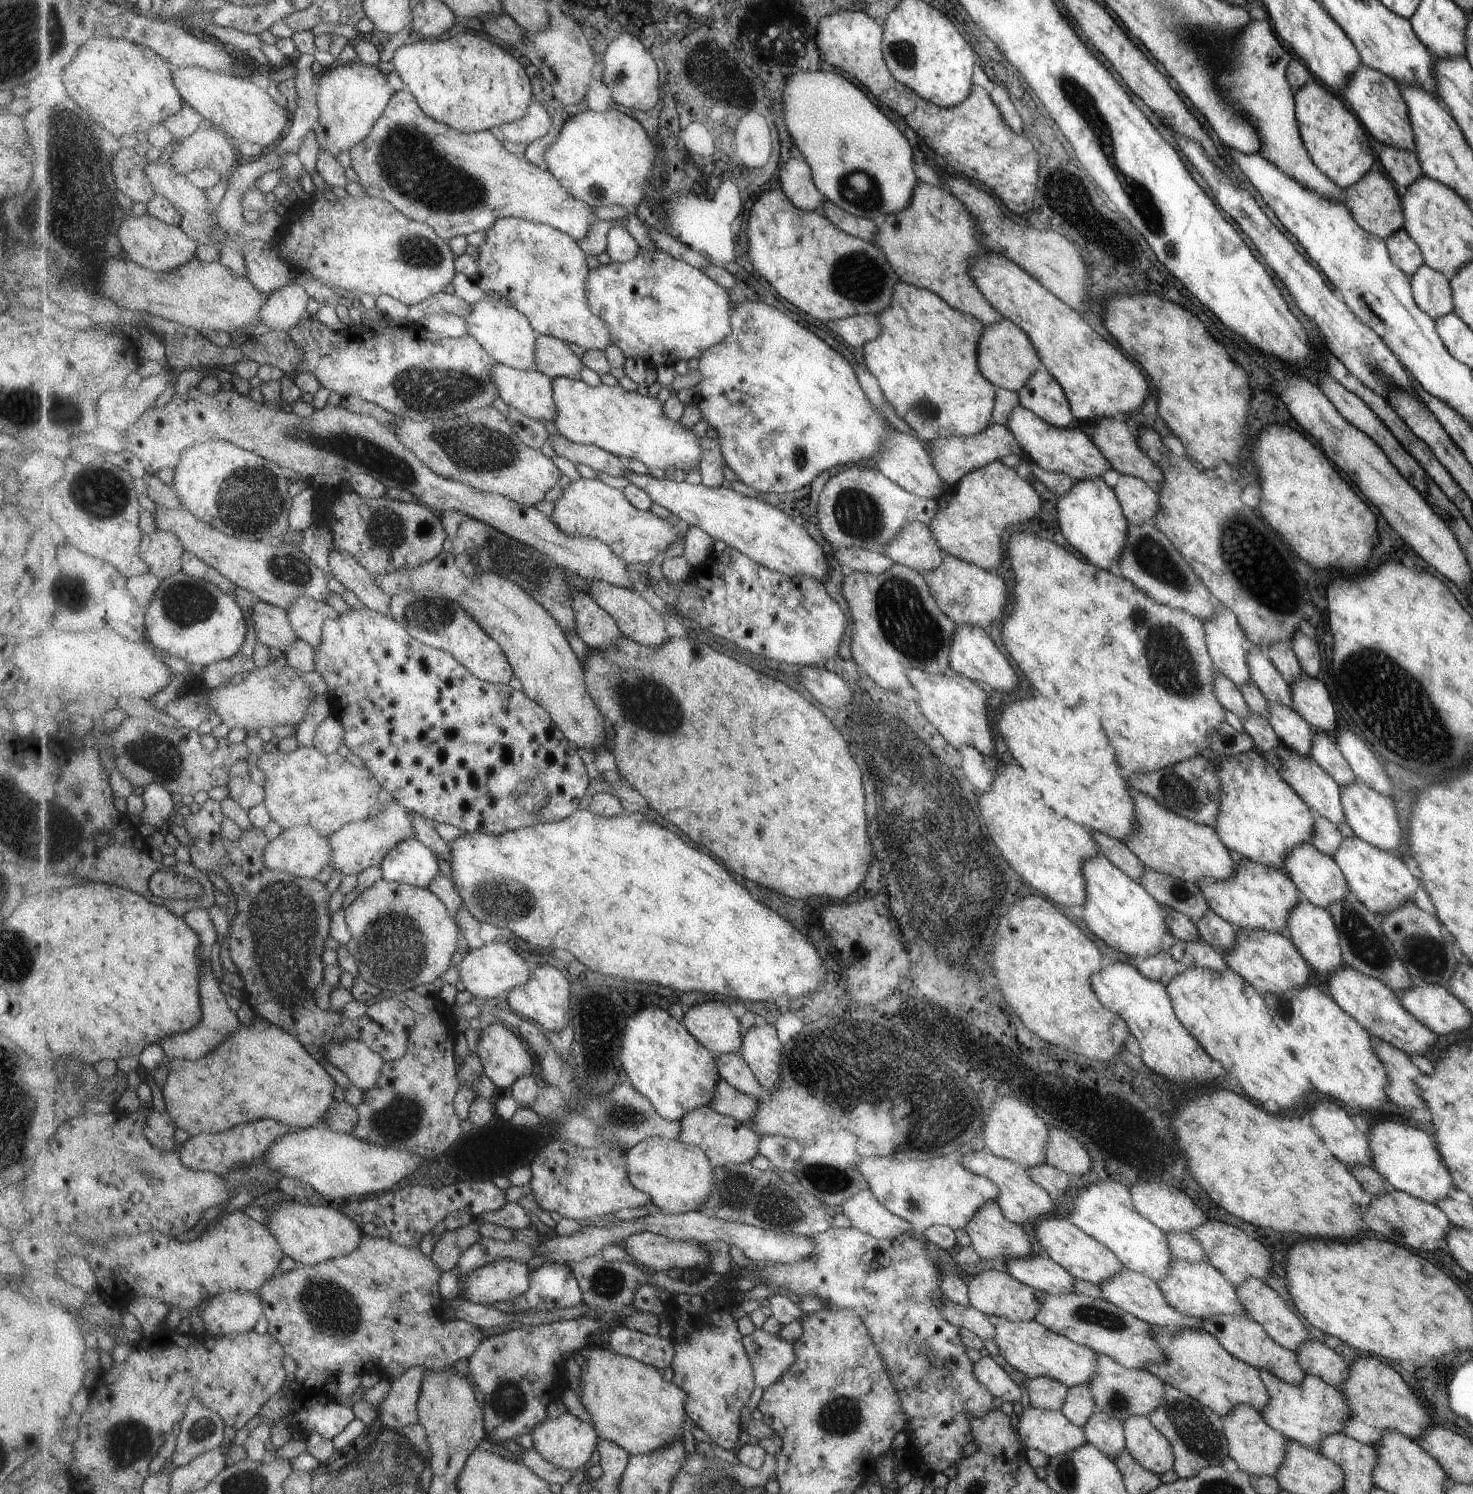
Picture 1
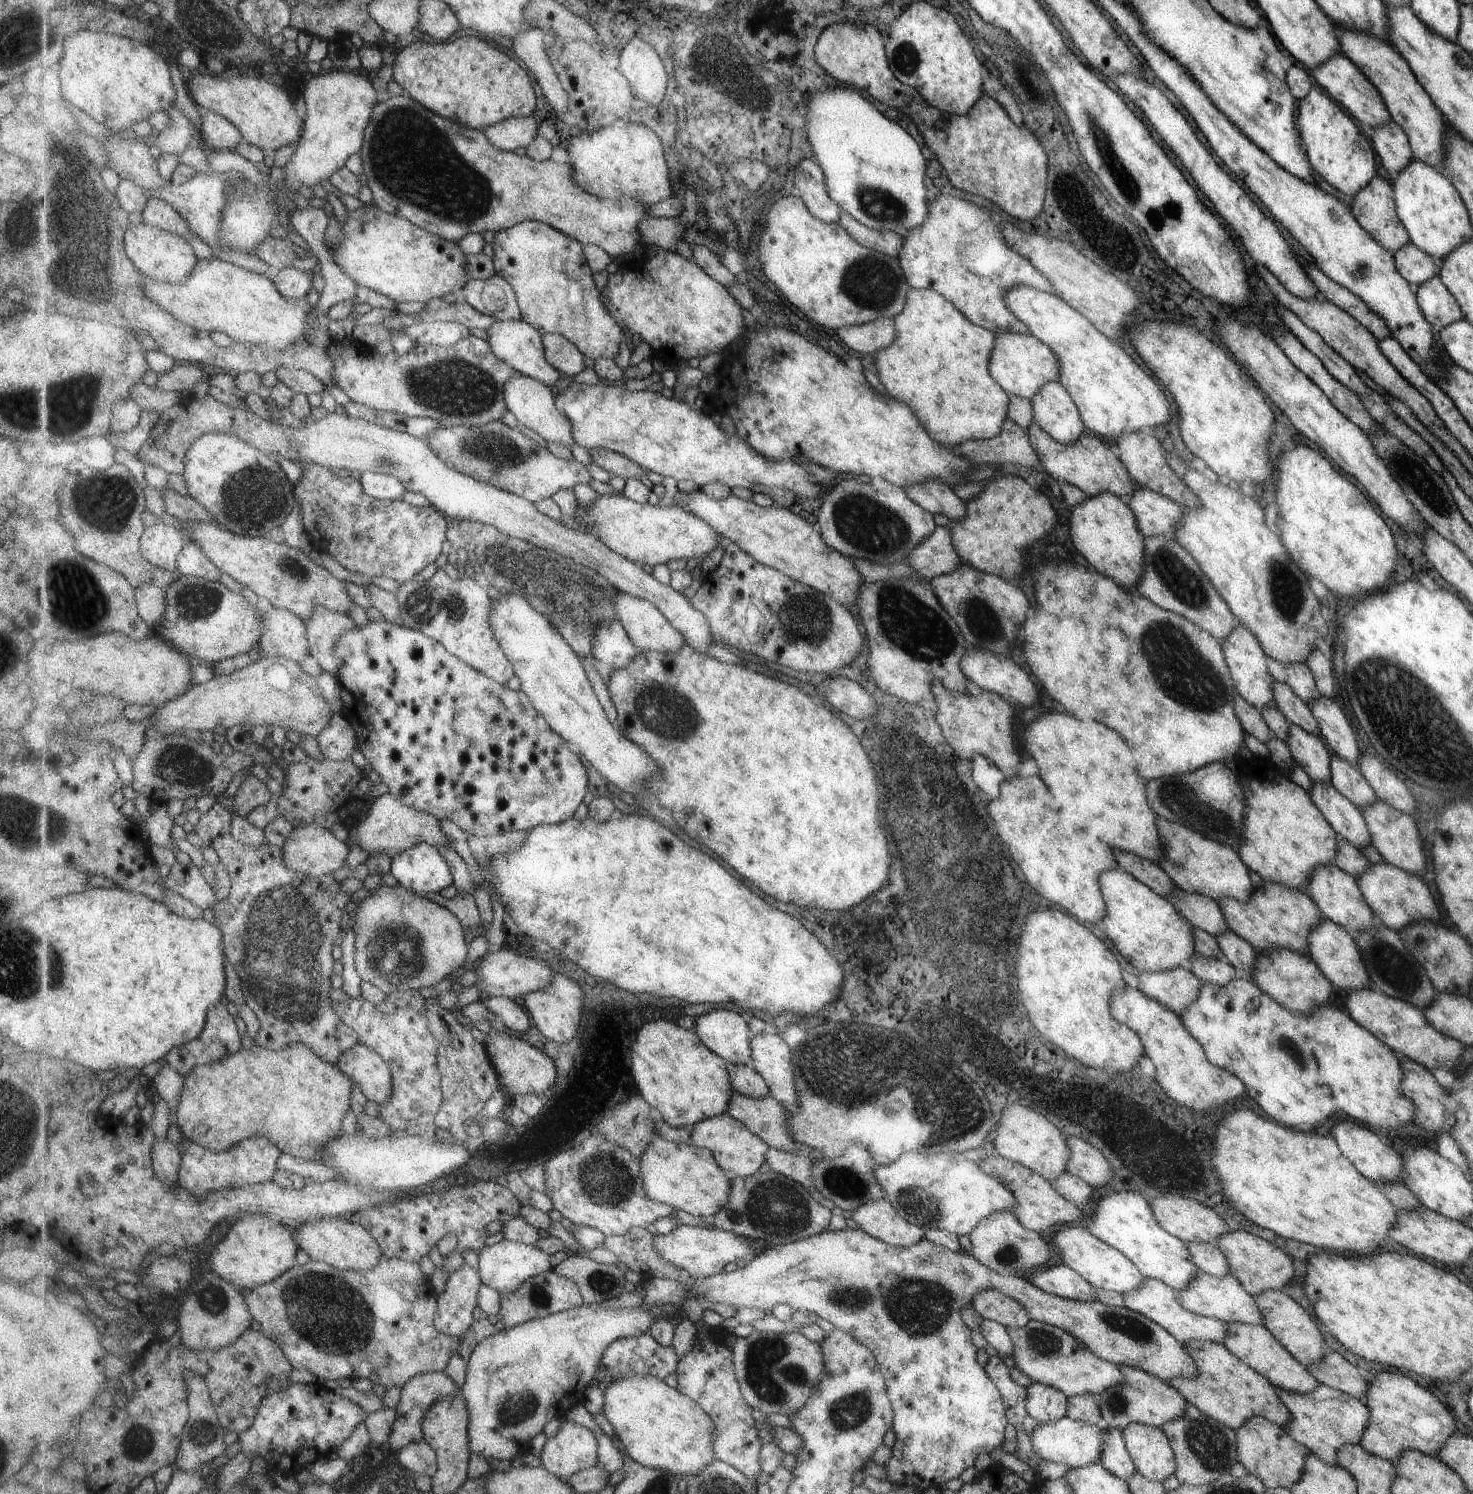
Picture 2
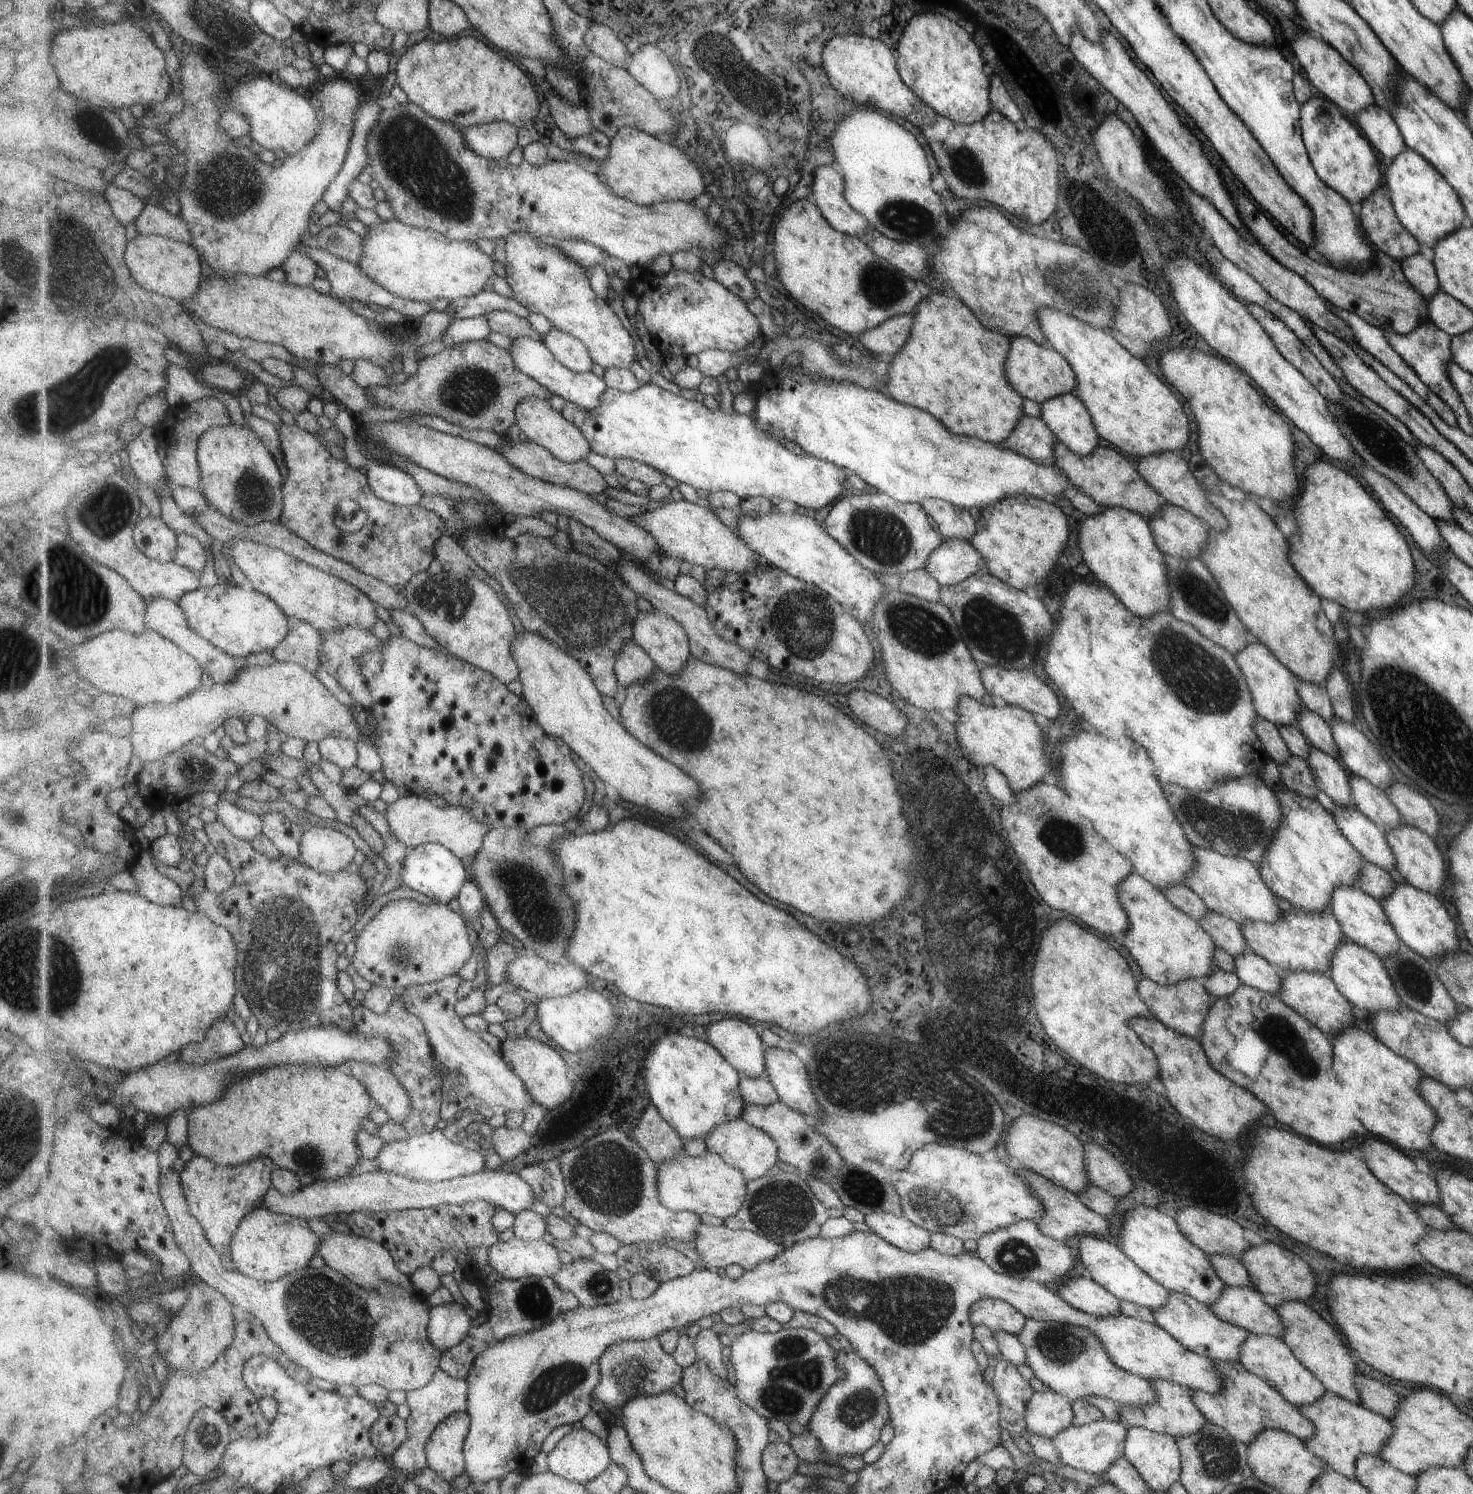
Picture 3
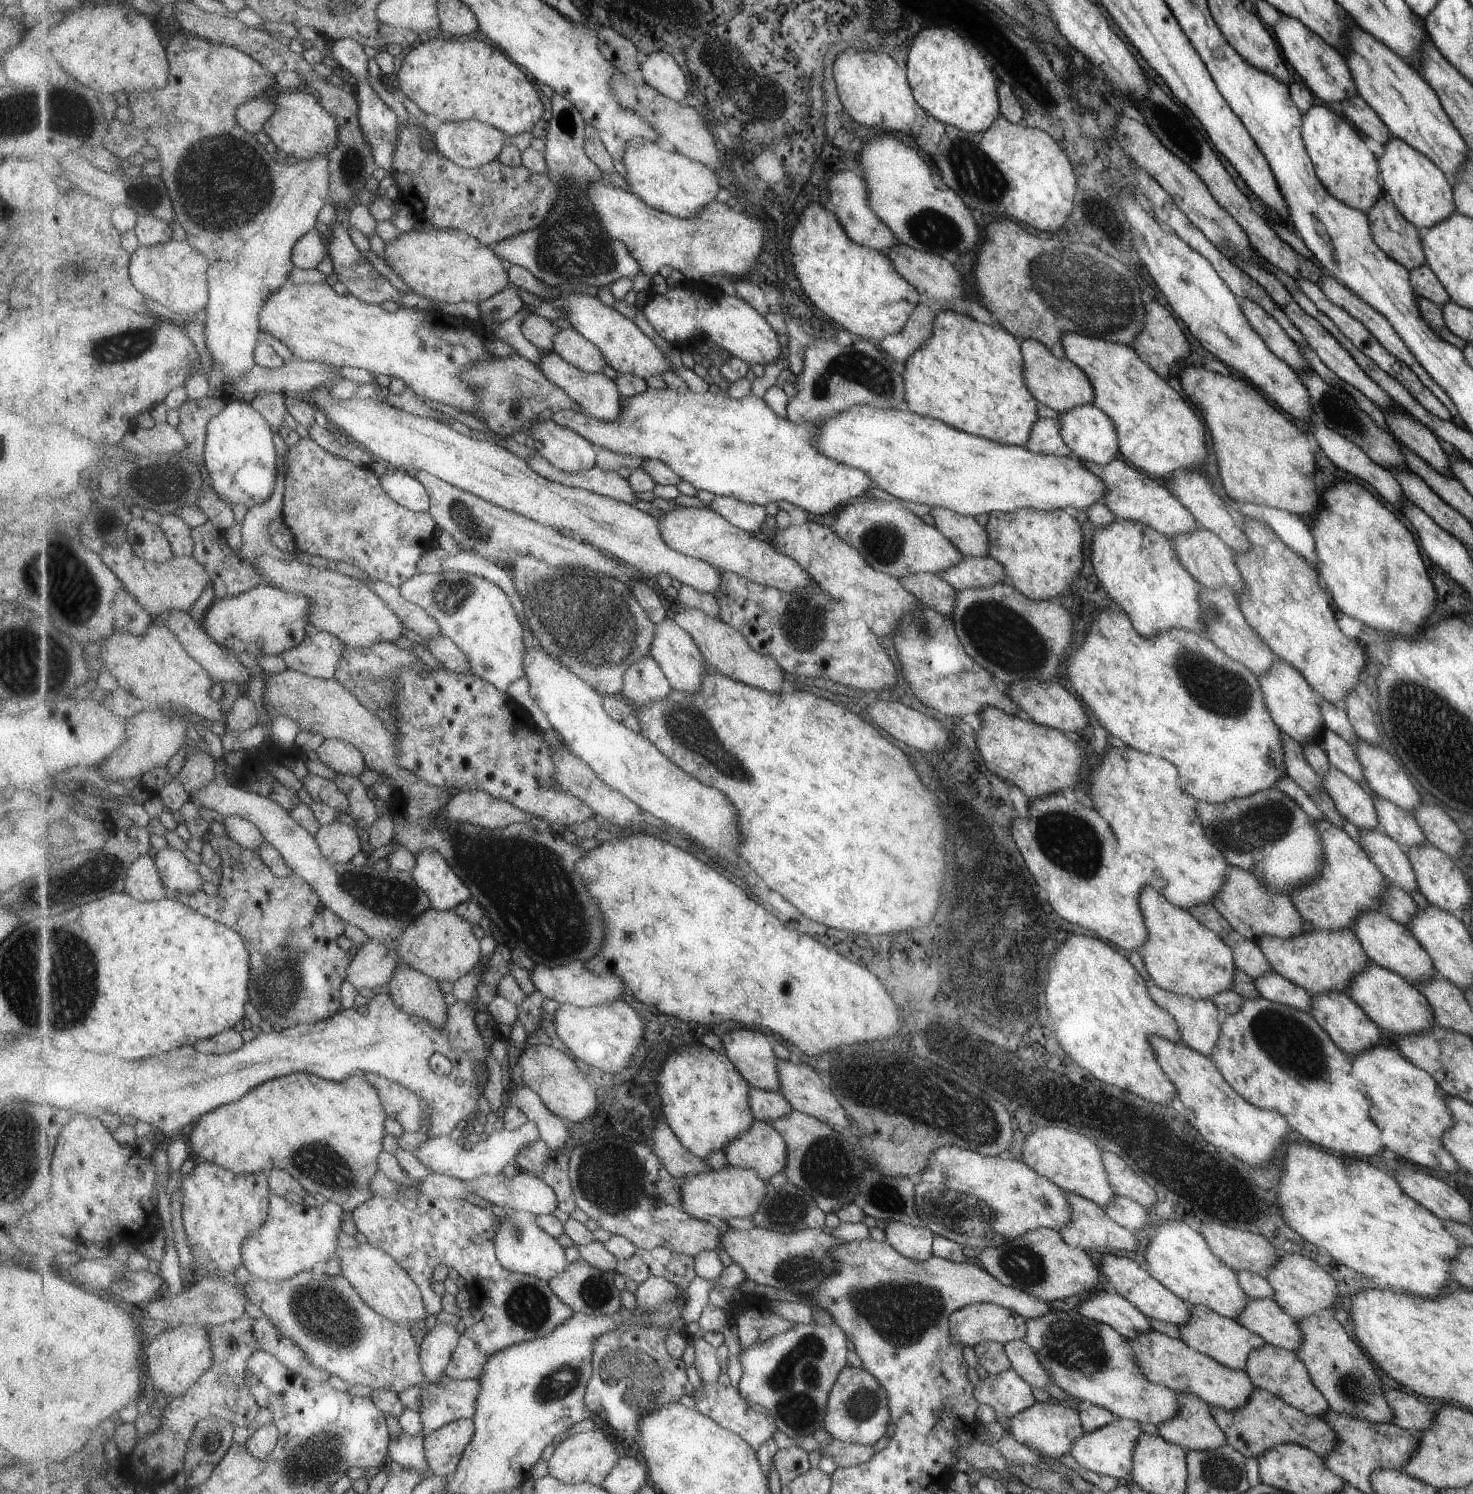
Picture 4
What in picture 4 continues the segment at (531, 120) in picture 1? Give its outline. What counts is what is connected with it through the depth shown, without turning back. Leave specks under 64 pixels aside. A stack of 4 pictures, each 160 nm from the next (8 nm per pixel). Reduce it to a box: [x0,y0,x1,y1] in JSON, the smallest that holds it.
[431,120,507,169]

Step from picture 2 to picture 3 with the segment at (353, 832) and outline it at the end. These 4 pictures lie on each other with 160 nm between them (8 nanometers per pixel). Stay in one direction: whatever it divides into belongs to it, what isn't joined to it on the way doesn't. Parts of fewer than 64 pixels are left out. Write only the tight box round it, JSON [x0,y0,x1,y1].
[384,793,490,861]

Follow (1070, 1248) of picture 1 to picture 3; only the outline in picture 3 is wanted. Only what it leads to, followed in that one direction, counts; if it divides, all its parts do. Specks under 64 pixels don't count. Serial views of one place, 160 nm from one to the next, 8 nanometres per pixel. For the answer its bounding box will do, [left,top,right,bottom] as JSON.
[1078,1236,1169,1309]

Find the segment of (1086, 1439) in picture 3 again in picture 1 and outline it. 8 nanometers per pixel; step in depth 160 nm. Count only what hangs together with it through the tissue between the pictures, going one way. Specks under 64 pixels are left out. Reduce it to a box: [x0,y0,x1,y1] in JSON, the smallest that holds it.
[1018,1405,1086,1457]

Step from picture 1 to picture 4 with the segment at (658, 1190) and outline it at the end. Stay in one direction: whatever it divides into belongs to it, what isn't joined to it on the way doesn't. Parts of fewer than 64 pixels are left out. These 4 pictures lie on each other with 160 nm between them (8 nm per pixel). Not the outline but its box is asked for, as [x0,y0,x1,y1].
[679,1163,769,1221]

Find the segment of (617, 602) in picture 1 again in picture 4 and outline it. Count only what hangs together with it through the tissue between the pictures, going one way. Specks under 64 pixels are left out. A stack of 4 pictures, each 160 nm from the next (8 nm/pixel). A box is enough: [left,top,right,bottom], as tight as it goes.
[652,617,707,693]

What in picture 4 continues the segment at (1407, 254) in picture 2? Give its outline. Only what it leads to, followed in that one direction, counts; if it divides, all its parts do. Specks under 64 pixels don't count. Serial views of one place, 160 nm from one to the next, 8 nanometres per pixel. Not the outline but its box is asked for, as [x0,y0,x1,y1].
[1409,264,1450,306]

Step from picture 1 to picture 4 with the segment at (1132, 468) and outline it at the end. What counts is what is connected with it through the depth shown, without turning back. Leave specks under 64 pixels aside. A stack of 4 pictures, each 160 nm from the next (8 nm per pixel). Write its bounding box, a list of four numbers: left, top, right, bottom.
[1165,471,1250,553]

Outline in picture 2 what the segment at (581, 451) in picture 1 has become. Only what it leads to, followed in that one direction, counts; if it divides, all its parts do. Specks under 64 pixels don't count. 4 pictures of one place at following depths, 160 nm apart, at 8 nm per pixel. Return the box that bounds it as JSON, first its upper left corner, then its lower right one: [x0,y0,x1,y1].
[590,448,644,480]

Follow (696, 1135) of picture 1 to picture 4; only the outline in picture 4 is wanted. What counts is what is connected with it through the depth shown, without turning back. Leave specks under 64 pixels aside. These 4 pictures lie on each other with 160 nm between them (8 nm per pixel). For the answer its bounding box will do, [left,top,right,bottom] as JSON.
[723,1120,788,1182]

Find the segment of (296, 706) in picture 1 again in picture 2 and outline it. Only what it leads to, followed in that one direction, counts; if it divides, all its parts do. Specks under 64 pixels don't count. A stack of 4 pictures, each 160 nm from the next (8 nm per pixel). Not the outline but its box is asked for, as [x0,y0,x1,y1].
[152,657,334,737]

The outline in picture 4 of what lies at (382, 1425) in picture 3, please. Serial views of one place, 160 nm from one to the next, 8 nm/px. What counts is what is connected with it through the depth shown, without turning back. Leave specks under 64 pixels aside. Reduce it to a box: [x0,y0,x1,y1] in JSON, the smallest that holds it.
[388,1431,431,1477]

